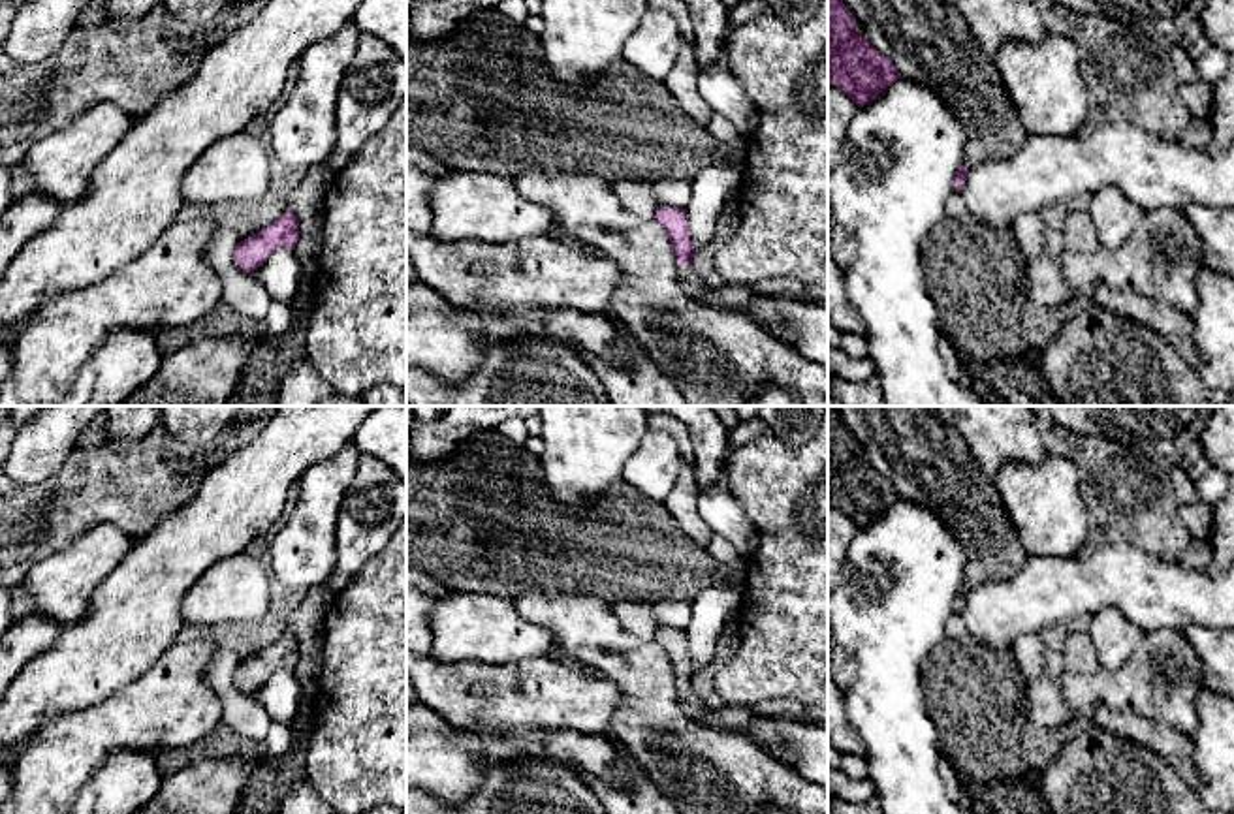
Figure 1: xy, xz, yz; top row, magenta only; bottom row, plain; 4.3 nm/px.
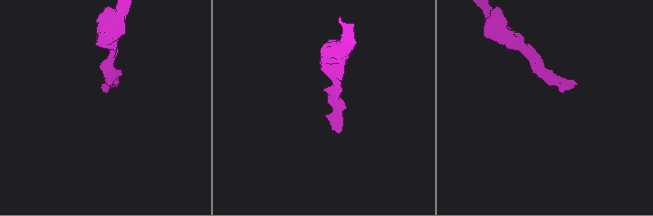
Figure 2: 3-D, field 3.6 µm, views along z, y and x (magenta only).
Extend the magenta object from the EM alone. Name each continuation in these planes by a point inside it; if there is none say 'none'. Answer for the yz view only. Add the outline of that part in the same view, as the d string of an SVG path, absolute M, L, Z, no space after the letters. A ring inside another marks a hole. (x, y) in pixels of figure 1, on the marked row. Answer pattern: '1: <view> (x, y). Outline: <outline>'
none

